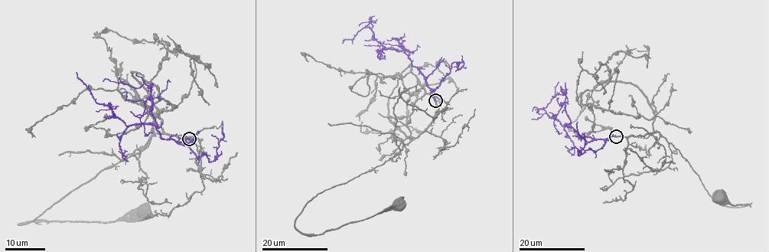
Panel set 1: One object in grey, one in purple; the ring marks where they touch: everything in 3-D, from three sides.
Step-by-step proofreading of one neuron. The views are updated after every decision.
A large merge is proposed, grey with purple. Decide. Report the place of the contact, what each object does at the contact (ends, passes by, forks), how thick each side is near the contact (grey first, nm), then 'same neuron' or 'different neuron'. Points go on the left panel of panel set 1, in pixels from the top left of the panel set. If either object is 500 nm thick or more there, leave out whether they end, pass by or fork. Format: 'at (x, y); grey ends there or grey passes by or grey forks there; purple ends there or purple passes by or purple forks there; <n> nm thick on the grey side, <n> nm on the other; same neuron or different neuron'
at (189, 139); grey passes by; purple ends there; 200 nm thick on the grey side, 360 nm on the other; same neuron

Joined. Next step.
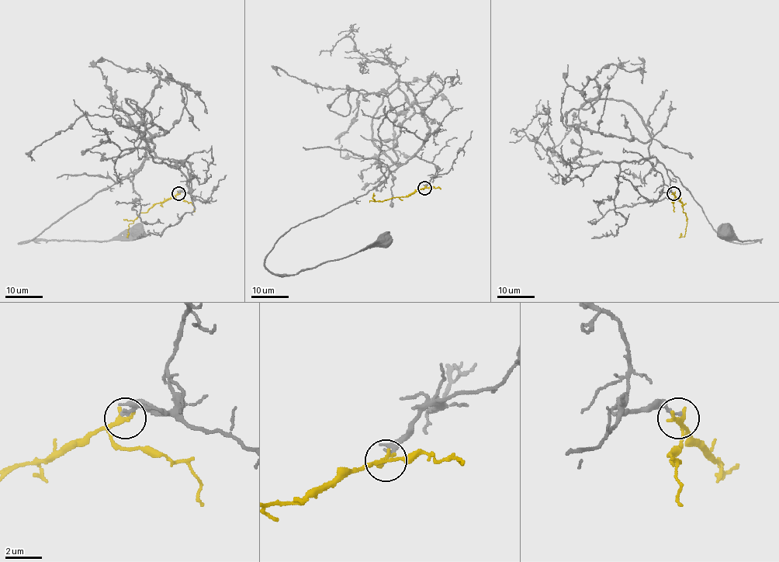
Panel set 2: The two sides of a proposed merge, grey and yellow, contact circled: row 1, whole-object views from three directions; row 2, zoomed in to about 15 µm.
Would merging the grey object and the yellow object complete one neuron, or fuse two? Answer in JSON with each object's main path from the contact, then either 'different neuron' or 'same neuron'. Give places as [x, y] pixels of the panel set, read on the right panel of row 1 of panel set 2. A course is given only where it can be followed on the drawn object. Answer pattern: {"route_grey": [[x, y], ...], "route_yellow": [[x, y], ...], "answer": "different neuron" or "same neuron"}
{"route_grey": [[673, 192], [662, 191], [662, 174], [642, 159], [655, 157], [676, 176], [722, 238], [760, 240], [725, 232]], "route_yellow": [[673, 194], [682, 203], [686, 216], [685, 234], [678, 237]], "answer": "different neuron"}

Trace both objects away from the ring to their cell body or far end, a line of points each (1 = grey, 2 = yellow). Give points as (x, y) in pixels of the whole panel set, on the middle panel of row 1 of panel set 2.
1: (424, 188), (437, 168), (411, 156), (365, 195), (292, 227), (264, 265), (296, 275), (384, 240)
2: (424, 188), (408, 196), (375, 201), (374, 192)

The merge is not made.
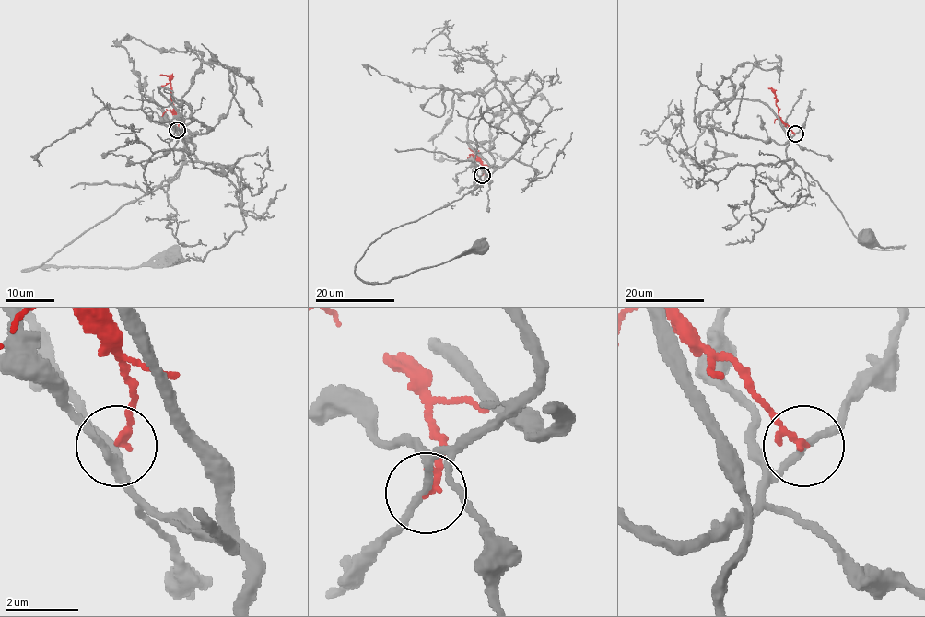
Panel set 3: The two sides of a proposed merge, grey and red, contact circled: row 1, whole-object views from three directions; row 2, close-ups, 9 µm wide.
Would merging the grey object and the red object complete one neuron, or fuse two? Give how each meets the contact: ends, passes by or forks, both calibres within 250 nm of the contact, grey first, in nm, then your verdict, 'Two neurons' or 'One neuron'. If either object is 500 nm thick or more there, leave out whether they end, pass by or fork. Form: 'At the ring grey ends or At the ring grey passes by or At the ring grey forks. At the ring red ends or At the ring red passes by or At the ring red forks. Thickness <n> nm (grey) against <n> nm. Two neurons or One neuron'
At the ring grey passes by. At the ring red ends. Thickness 190 nm (grey) against 180 nm. Two neurons

